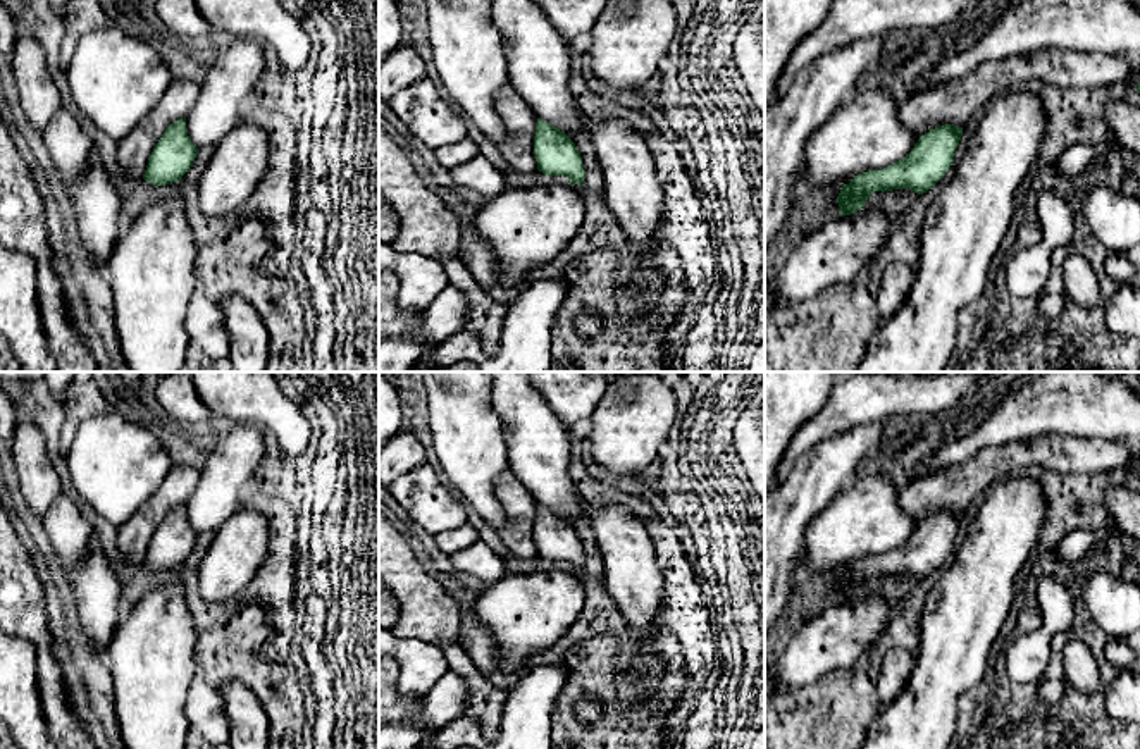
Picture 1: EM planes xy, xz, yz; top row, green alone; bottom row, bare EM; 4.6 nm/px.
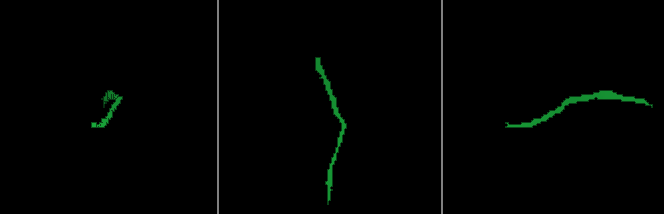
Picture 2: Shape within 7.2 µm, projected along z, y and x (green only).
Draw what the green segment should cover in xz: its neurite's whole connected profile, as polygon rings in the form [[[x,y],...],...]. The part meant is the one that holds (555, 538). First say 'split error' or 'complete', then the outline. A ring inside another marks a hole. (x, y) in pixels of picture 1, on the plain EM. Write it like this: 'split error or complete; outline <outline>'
split error; outline [[[511,472],[494,480],[494,494],[506,523],[498,530],[503,546],[520,560],[565,561],[584,572],[584,549],[575,529],[560,515],[536,503],[524,482]]]

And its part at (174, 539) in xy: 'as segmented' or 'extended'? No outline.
extended

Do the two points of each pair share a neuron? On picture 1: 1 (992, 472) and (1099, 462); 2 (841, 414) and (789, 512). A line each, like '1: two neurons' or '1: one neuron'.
1: one neuron
2: two neurons

